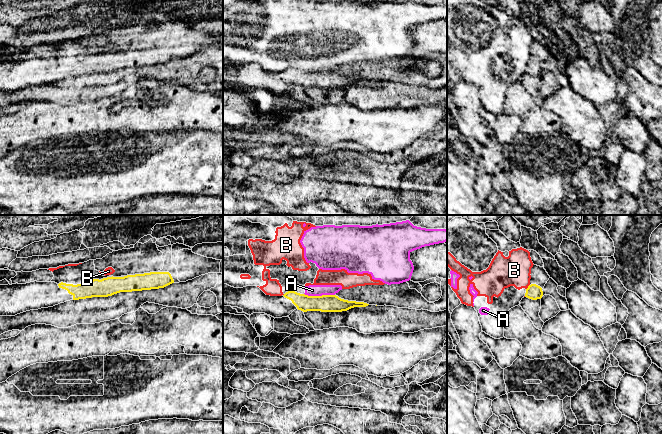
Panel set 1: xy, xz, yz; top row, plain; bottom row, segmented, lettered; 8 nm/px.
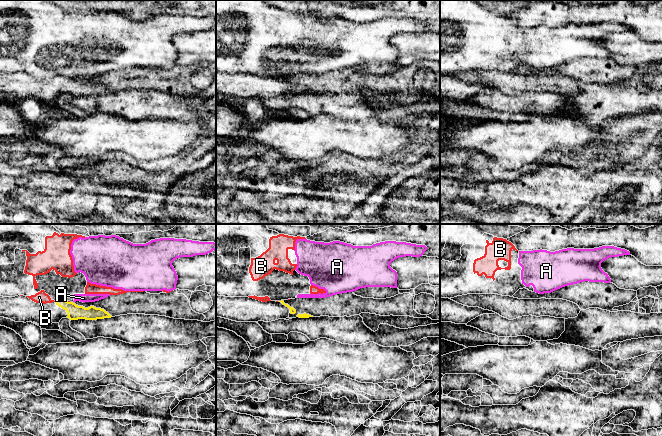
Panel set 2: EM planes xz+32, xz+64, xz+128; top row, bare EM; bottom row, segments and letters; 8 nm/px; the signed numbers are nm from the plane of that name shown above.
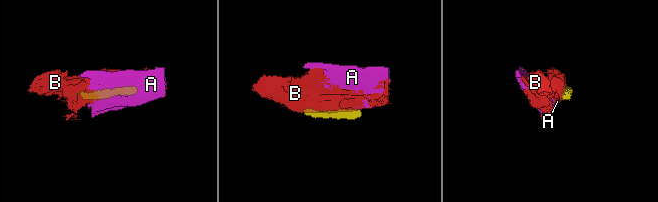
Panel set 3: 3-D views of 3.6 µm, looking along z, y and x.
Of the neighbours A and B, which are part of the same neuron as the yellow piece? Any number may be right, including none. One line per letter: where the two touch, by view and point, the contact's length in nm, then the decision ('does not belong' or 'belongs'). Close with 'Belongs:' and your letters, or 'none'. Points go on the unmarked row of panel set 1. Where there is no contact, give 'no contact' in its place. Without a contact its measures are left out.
A: meets yellow in xz at (319, 72); contact 240 nm long; does not belong
B: meets yellow in yz at (528, 63); contact 50 nm long; does not belong
Belongs: none

